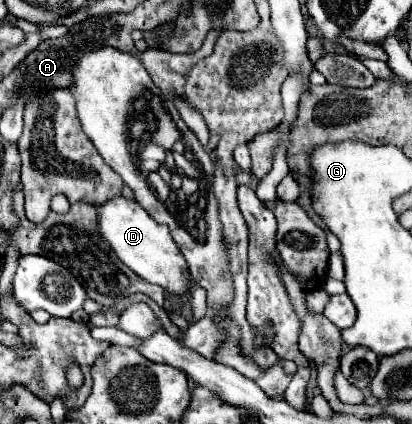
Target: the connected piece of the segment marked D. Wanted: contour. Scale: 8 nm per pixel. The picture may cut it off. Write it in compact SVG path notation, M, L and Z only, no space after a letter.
M117 196L113 200L107 200L97 206L97 228L103 236L103 240L111 246L111 250L117 254L117 258L129 266L135 274L139 274L143 280L151 284L159 284L171 294L183 296L189 292L189 272L185 258L181 256L181 250L173 242L169 228L165 224L157 224L151 220L151 216L141 208L137 200L127 200L123 196Z

